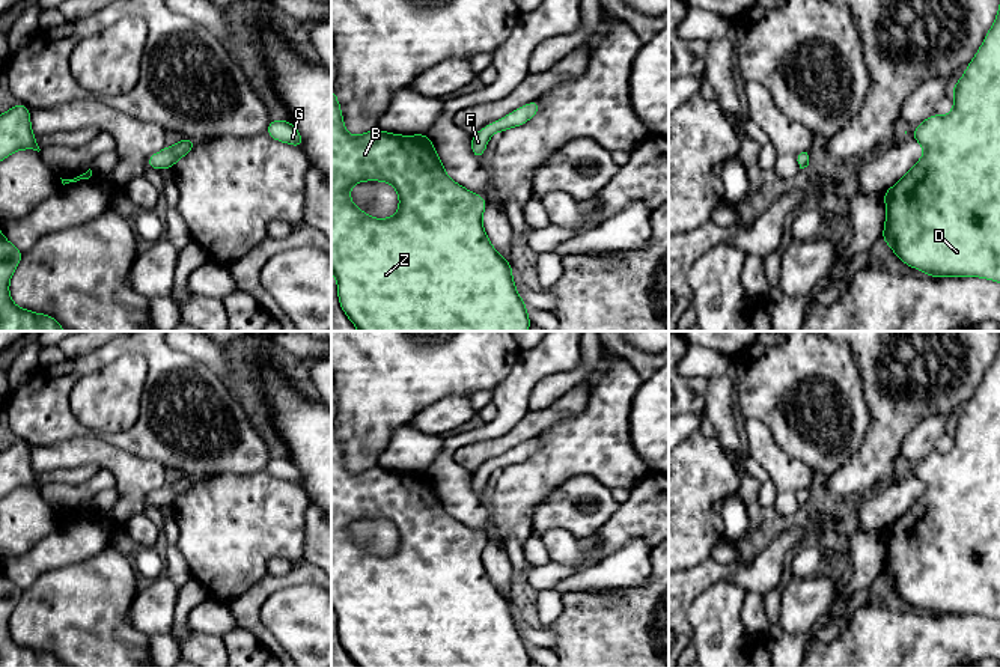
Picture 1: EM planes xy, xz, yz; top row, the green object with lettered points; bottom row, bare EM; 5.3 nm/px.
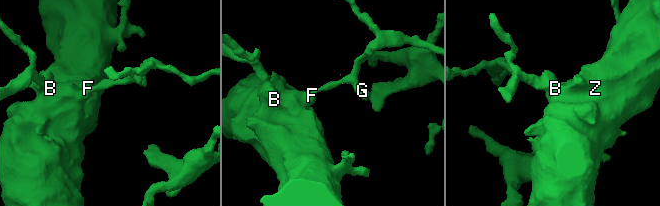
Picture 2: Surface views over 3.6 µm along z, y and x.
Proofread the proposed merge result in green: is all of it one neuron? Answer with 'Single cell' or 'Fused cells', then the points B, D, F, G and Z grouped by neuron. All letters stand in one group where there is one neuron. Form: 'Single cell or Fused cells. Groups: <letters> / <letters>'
Single cell. Groups: B D F G Z

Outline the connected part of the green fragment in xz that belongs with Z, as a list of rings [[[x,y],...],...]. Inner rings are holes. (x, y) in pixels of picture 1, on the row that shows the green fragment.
[[[331,90],[331,273],[342,310],[358,331],[527,331],[527,307],[512,280],[512,266],[491,245],[482,226],[485,197],[452,181],[425,134],[399,136],[380,128],[349,136]],[[381,181],[395,187],[399,209],[380,220],[358,209],[349,190],[355,182]]]

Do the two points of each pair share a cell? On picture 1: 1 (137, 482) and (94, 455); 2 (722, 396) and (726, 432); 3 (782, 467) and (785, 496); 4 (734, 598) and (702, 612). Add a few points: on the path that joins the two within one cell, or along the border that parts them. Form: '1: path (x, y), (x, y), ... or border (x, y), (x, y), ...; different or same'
1: path (127, 472), (113, 458), (104, 455); same
2: path (722, 405), (723, 423); same
3: path (785, 475), (785, 488); same
4: path (726, 599), (714, 612), (710, 612); same

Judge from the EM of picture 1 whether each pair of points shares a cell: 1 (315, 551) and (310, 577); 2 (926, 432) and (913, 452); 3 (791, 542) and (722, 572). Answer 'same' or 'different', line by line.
1: different
2: same
3: same

